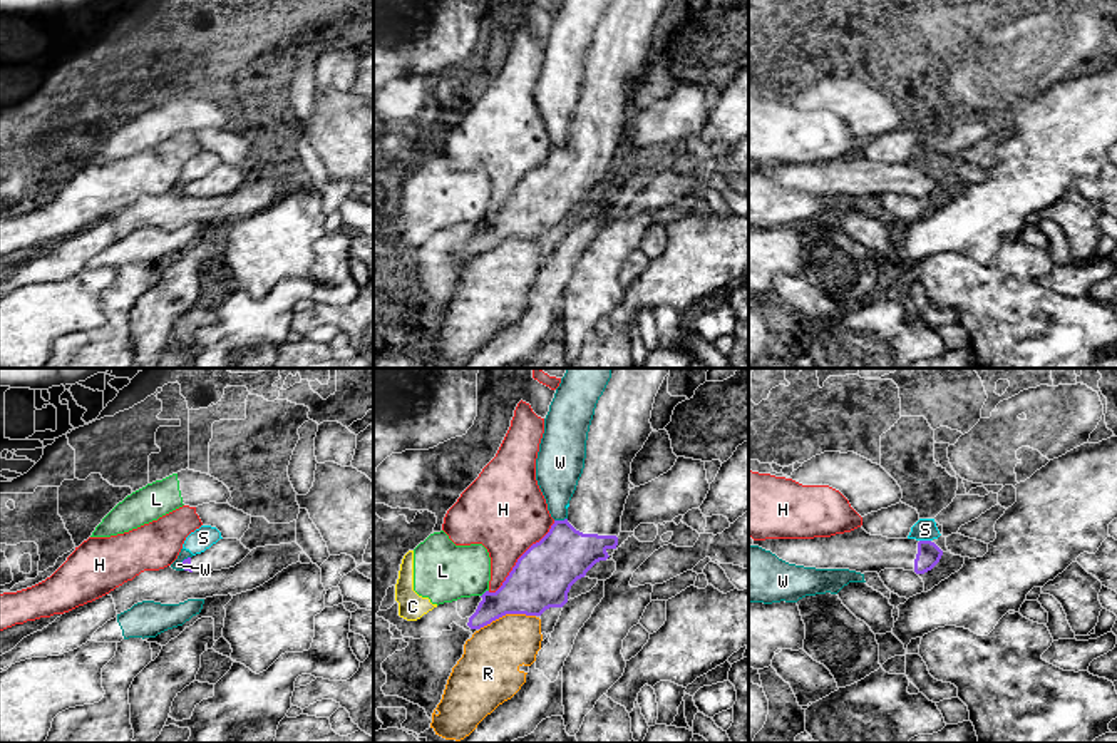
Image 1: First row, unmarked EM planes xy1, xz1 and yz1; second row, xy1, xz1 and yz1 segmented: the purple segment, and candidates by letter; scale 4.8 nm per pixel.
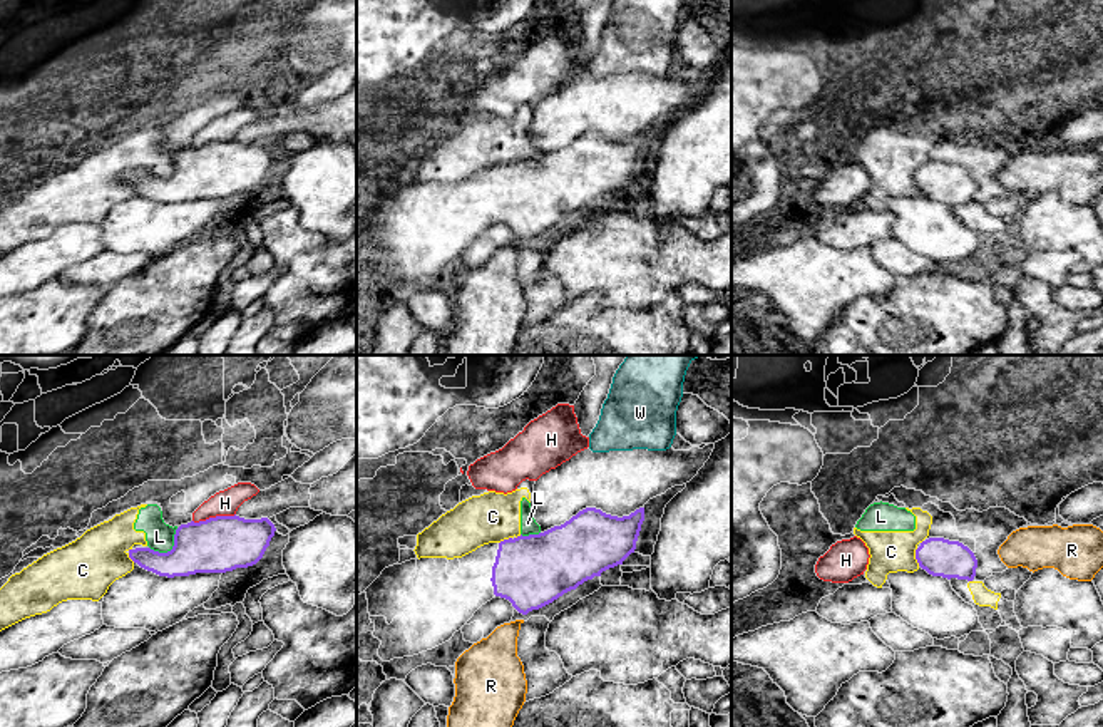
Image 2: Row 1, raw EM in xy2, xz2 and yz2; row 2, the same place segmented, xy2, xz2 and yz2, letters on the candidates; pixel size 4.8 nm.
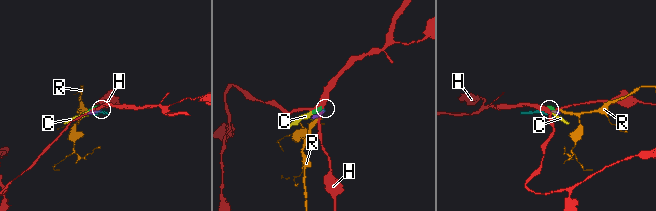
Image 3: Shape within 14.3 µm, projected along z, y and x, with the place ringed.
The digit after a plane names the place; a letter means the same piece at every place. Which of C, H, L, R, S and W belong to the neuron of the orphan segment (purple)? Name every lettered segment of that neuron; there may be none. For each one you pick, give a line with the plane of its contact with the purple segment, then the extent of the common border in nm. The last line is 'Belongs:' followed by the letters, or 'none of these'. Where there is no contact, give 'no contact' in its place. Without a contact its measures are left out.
Belongs: none of these

